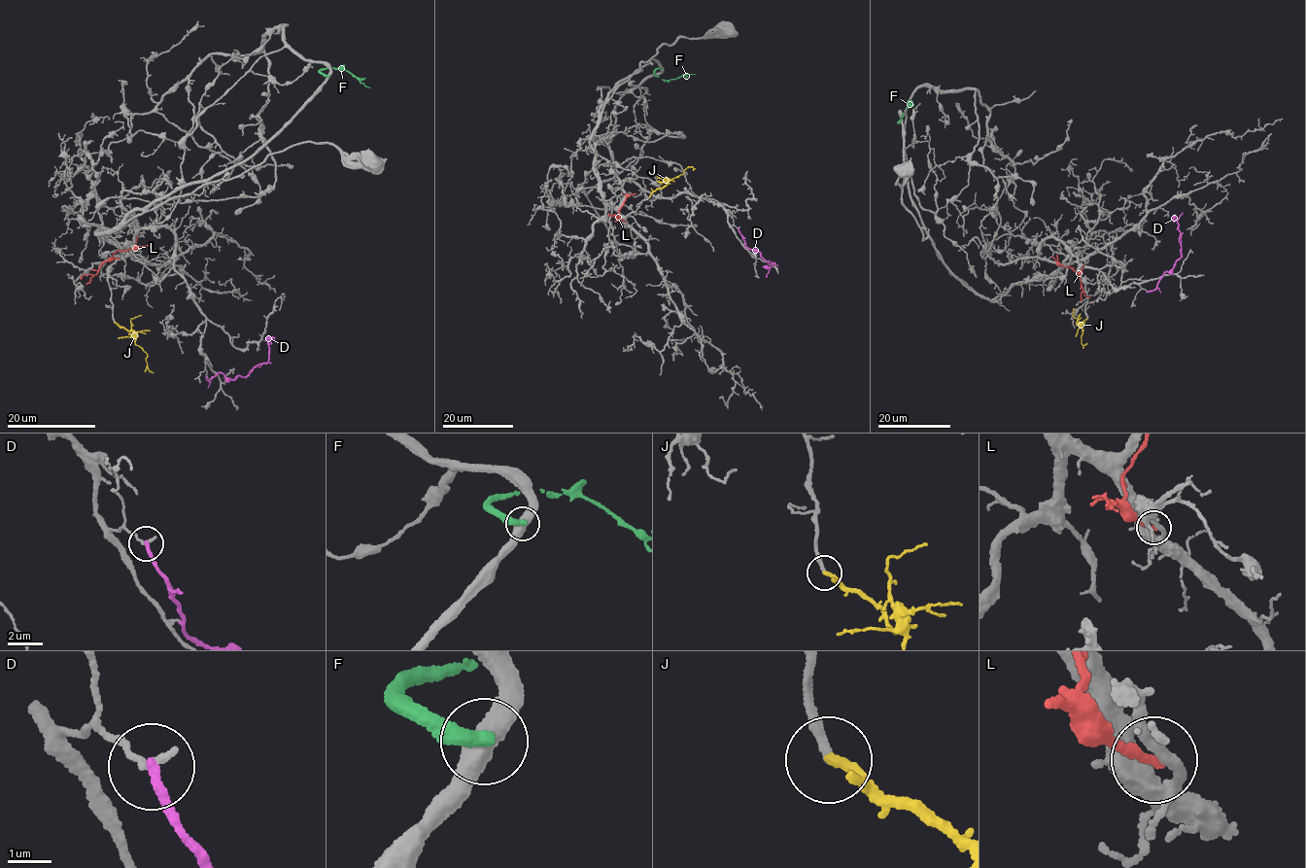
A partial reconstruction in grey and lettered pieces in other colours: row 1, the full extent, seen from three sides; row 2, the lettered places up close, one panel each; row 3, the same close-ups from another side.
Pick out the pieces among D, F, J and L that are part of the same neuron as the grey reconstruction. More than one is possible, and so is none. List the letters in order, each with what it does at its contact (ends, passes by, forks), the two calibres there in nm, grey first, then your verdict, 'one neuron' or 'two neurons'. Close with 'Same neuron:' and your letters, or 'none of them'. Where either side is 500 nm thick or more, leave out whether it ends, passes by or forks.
D: it ends; calibres 160 and 240 nm; two neurons
F: it ends; calibres 440 and 360 nm; two neurons
J: it ends; calibres 200 and 200 nm; one neuron
L: it ends; calibres 240 and 240 nm; two neurons
Same neuron: J

